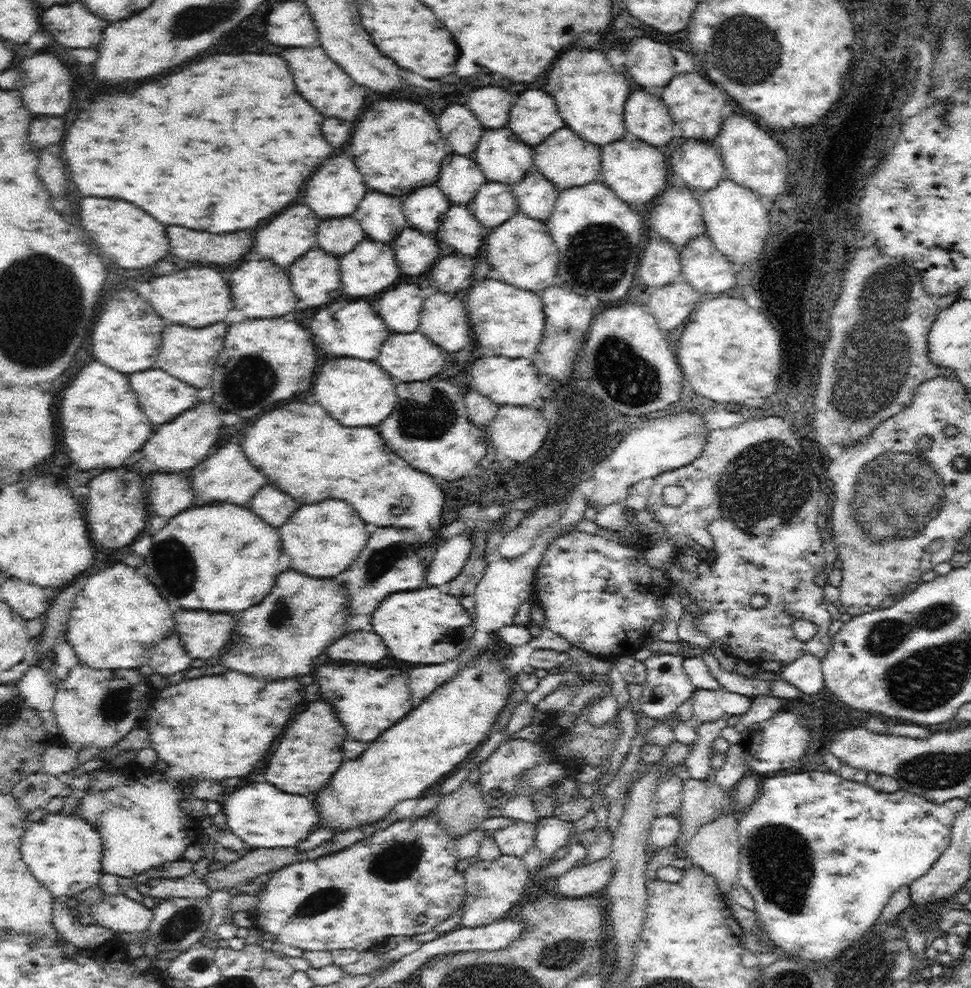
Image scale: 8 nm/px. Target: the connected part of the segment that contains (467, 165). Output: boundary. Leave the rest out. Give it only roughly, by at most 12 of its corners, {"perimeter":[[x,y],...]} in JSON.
{"perimeter":[[443,156],[436,184],[452,203],[472,203],[488,182],[475,157]]}

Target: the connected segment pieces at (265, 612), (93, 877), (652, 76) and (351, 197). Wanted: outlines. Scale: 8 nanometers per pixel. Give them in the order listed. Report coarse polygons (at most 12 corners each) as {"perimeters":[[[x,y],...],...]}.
{"perimeters":[[[280,572],[242,612],[234,670],[306,672],[350,630],[343,578]],[[52,814],[32,822],[21,854],[57,900],[94,886],[93,828]],[[632,38],[626,66],[642,87],[674,76],[670,46]],[[336,154],[304,186],[320,218],[351,215],[368,186],[348,154]]]}

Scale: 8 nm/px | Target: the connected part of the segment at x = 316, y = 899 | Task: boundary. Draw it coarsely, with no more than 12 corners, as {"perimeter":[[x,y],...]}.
{"perimeter":[[437,809],[277,870],[254,924],[368,951],[464,907]]}

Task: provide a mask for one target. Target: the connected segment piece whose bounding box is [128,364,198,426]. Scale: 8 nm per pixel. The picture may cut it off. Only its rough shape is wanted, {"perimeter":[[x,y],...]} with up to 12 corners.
{"perimeter":[[158,364],[128,377],[154,426],[198,399]]}

